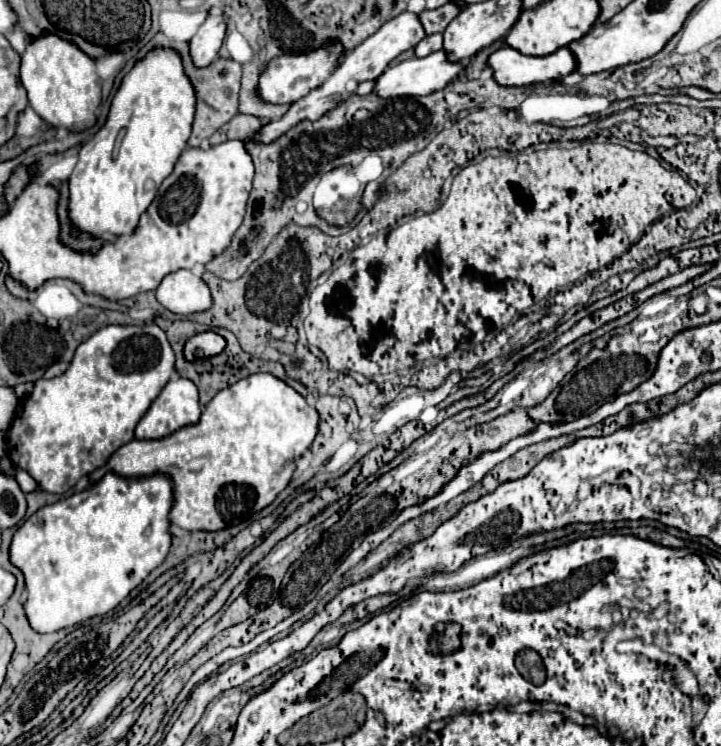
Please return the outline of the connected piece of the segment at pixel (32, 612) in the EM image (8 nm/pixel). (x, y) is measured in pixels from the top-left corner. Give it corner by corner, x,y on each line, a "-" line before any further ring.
108,471
102,479
80,493
72,493
52,505
40,507
14,533
10,561
22,569
26,577
28,599
24,603
28,621
38,633
52,633
78,625
86,619
106,615
118,607
134,587
138,587
150,571
166,559
172,533
168,513
174,501
174,487
168,475
154,473
148,477
122,477

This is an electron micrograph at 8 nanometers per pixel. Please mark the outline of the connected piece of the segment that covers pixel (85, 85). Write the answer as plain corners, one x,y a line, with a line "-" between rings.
46,33
42,39
28,43
22,55
20,67
22,87
28,93
30,107
50,125
66,127
68,131
86,131
96,123
96,109
102,101
100,77
94,61
80,49
74,49
70,41
62,41
58,35

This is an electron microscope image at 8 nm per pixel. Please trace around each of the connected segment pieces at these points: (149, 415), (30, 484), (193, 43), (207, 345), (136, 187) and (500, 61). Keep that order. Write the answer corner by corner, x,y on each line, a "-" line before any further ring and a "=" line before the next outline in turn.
172,377
134,431
134,439
162,439
200,421
198,389
190,379
=
16,471
16,483
20,485
20,489
24,493
30,493
30,491
36,491
36,481
26,473
26,471
=
208,15
198,33
190,39
190,57
196,67
208,67
220,51
226,35
226,21
222,15
=
204,331
204,333
198,333
194,335
186,347
184,347
184,357
188,361
194,361
194,359
202,359
202,357
212,357
212,355
218,355
222,349
226,347
226,341
214,333
214,331
=
154,49
124,77
118,93
112,99
104,127
80,149
80,159
68,181
70,223
80,233
88,233
94,239
132,235
140,215
148,209
158,193
160,183
172,173
178,157
182,155
190,137
192,121
194,89
190,89
190,81
186,81
186,75
182,73
182,59
174,49
=
502,47
490,55
494,79
504,87
524,87
562,79
576,71
576,57
568,47
546,57
522,55
512,47

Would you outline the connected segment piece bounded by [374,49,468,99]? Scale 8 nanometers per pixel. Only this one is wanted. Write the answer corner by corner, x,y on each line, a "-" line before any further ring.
440,49
428,57
414,57
414,59
406,59
398,65
392,65
388,67
380,77
378,77
378,85
376,85
376,93
384,99
390,99
390,97
402,97
402,95
410,95
410,97
416,97
416,95
430,95
434,91
440,91
444,89
446,85
450,85
456,77
462,75
462,71
466,69
466,61
450,61
446,57
446,51

